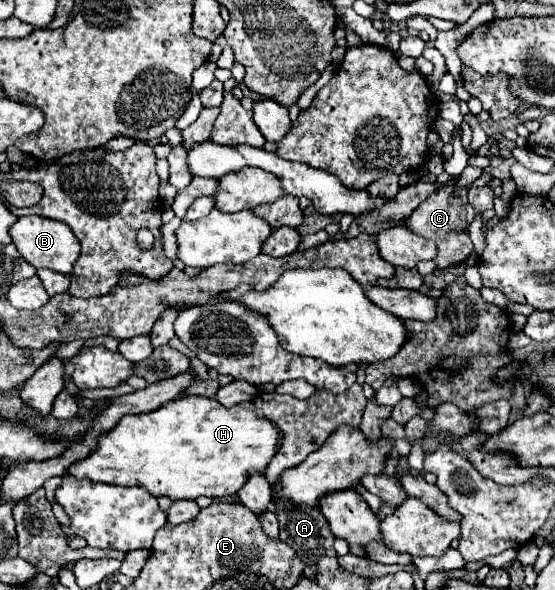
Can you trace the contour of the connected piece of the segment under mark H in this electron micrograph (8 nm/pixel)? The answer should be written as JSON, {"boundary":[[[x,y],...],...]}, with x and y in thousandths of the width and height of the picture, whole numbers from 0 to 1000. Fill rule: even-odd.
{"boundary":[[[330,669],[276,700],[222,707],[204,731],[178,741],[175,761],[153,778],[128,785],[121,802],[171,819],[247,822],[268,839],[297,839],[312,849],[366,839],[405,846],[427,839],[445,815],[449,795],[474,802],[503,754],[506,737],[499,724],[485,710],[463,707],[452,683],[409,693],[391,676]]]}

